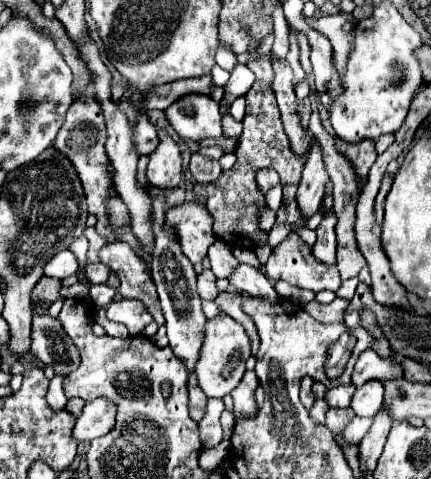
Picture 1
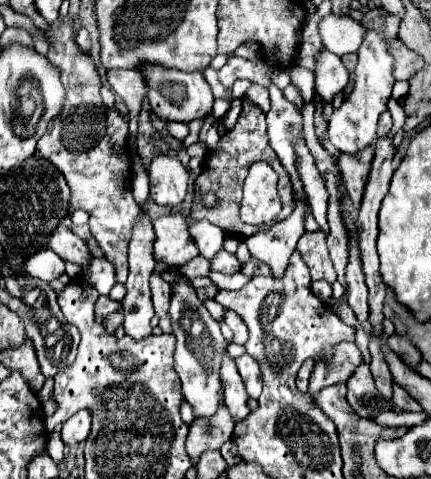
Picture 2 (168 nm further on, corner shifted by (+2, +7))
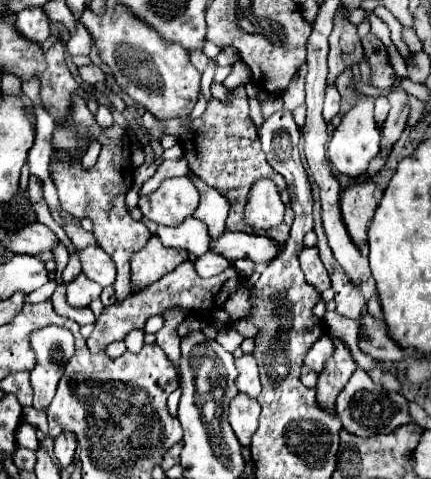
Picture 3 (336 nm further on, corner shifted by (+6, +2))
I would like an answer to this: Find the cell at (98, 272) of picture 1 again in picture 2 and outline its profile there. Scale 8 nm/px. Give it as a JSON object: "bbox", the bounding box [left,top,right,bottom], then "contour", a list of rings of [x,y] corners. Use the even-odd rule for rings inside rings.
{"bbox":[48,224,92,268],"contour":[[[60,224],[60,228],[56,228],[56,232],[52,234],[52,240],[48,240],[48,248],[52,248],[62,260],[74,262],[82,268],[86,268],[92,260],[92,254],[86,246],[84,240],[80,240],[72,230],[68,230],[64,224]]]}

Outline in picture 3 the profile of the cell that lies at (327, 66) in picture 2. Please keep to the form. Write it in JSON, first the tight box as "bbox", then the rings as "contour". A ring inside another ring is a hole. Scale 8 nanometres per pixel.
{"bbox":[322,85,340,123],"contour":[[[330,85],[326,89],[326,99],[324,99],[324,111],[322,111],[324,121],[330,123],[334,115],[338,115],[338,111],[340,111],[340,93],[336,91],[336,85]]]}

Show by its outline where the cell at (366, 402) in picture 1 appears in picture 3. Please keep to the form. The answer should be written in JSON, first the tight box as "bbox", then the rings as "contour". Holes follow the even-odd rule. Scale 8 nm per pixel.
{"bbox":[336,369,412,437],"contour":[[[356,369],[342,393],[338,395],[336,401],[336,415],[342,421],[344,429],[348,433],[358,433],[358,437],[372,437],[380,433],[392,433],[394,429],[412,423],[412,417],[408,413],[408,401],[404,399],[402,393],[388,393],[380,391],[374,381],[368,377],[366,371]]]}

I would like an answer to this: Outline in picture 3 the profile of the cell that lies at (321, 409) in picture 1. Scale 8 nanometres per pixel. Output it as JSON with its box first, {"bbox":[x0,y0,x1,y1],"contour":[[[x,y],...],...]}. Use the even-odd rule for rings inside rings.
{"bbox":[304,335,332,373],"contour":[[[322,335],[322,337],[308,349],[308,353],[306,353],[306,357],[304,357],[304,365],[310,367],[310,369],[314,369],[316,373],[320,373],[324,361],[326,361],[330,355],[332,355],[332,339],[330,339],[328,335]]]}

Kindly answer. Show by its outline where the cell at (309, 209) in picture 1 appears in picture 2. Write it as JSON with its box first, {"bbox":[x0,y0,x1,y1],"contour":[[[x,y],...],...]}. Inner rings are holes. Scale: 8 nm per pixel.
{"bbox":[244,198,308,278],"contour":[[[296,198],[294,212],[286,220],[276,222],[268,230],[260,230],[248,240],[244,240],[248,244],[250,254],[272,268],[274,278],[284,276],[296,242],[304,234],[304,218],[308,210],[308,202],[304,198]]]}

